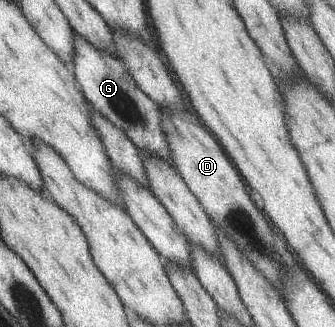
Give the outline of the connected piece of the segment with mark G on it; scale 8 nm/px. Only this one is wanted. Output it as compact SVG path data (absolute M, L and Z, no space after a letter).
M78 32L73 33L74 51L70 63L79 89L96 111L106 116L128 136L138 148L171 163L165 133L161 126L160 109L137 85L116 55L109 54L91 44Z

